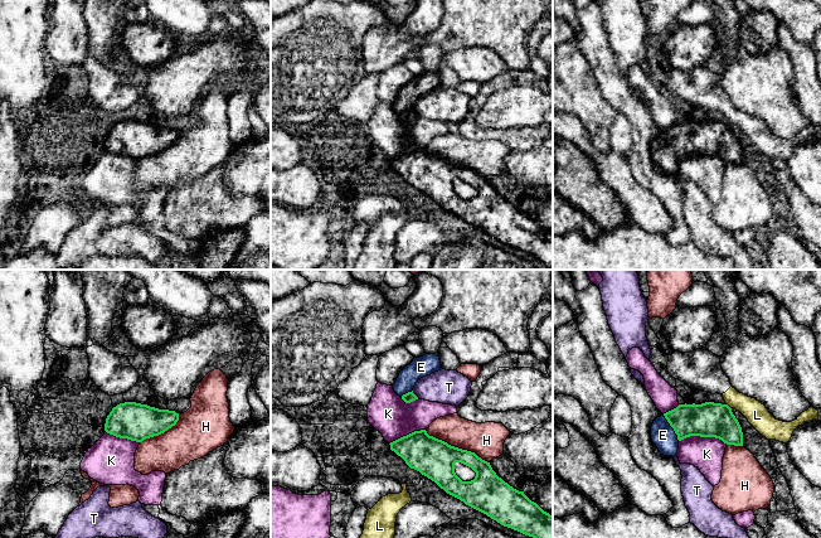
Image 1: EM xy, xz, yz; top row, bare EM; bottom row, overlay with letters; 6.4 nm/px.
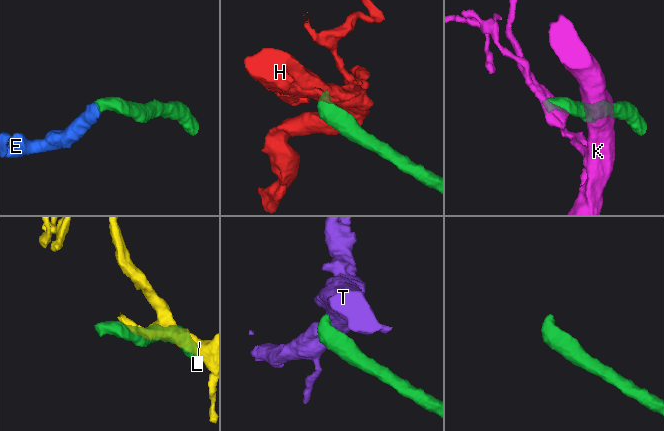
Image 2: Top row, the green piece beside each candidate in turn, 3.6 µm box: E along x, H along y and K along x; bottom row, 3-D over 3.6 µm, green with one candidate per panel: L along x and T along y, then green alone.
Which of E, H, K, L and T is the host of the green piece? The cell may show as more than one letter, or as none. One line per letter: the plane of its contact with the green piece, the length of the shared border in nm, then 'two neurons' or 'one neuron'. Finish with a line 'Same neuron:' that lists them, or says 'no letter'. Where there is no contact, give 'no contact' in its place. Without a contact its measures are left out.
E: yz | 200 nm | one neuron
H: xz | 460 nm | two neurons
K: yz | 320 nm | two neurons
L: yz | 50 nm | two neurons
T: xz | 60 nm | two neurons
Same neuron: E

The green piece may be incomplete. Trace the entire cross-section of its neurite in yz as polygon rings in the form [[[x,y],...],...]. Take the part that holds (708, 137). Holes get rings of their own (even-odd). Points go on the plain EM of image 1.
[[[679,122],[651,144],[652,160],[664,174],[675,175],[679,160],[690,154],[715,155],[727,163],[743,164],[742,145],[728,122]]]

